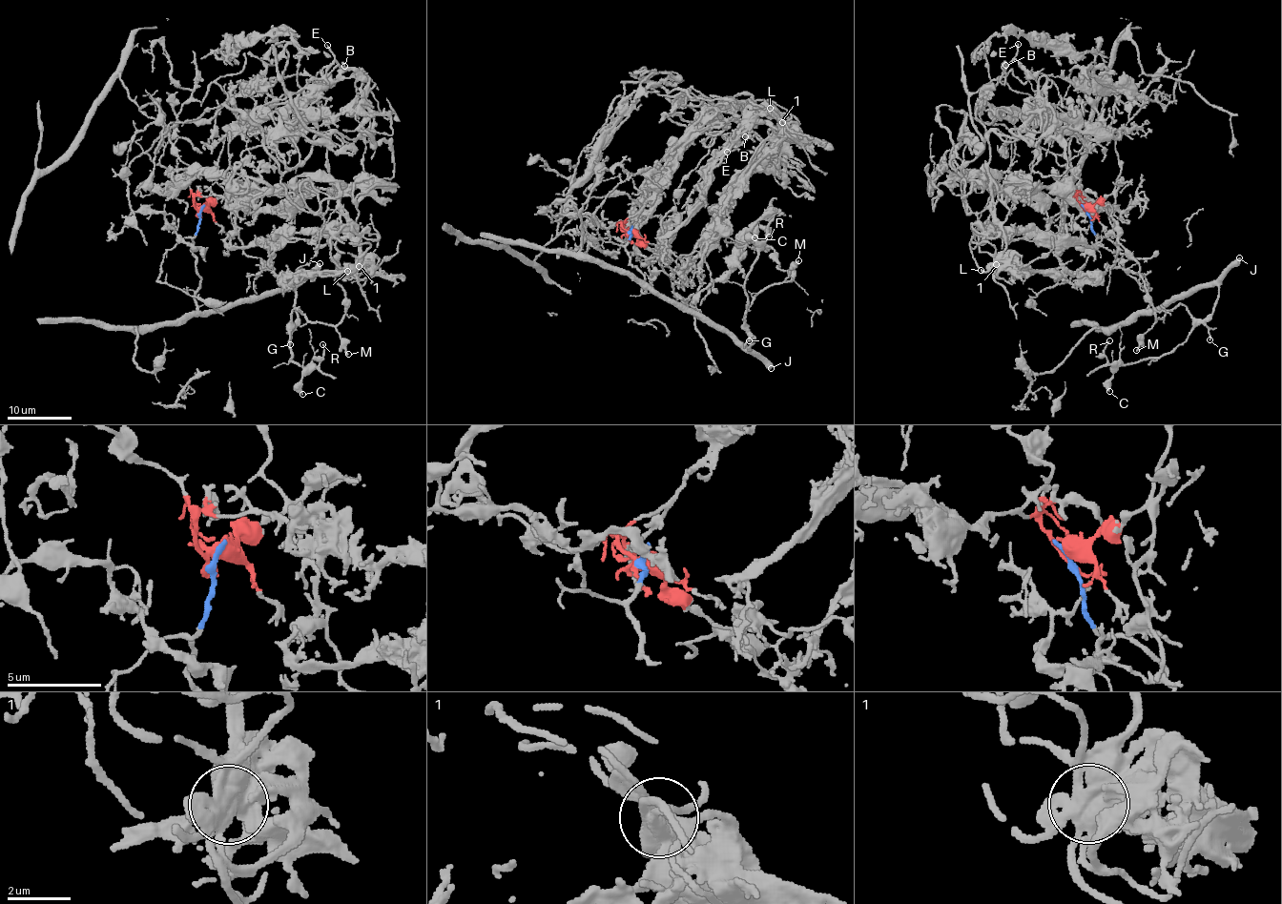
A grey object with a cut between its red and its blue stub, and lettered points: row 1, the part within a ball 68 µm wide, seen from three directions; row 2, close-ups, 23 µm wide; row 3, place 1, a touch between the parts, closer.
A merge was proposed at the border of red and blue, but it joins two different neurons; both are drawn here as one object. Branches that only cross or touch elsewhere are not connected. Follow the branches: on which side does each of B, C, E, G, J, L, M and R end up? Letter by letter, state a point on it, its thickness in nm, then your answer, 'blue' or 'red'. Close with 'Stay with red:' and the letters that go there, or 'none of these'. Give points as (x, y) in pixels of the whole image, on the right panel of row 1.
B: place (1005, 65); calibre 150 nm; red
C: place (1109, 391); calibre 360 nm; blue
E: place (1018, 44); calibre 190 nm; red
G: place (1209, 339); calibre 170 nm; blue
J: place (1239, 257); calibre 440 nm; blue
L: place (981, 270); calibre 140 nm; red
M: place (1136, 350); calibre 190 nm; blue
R: place (1109, 340); calibre 110 nm; blue
Stay with red: B, E, L

